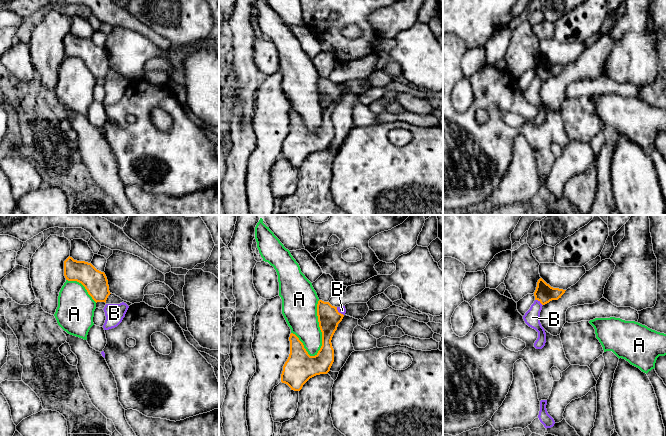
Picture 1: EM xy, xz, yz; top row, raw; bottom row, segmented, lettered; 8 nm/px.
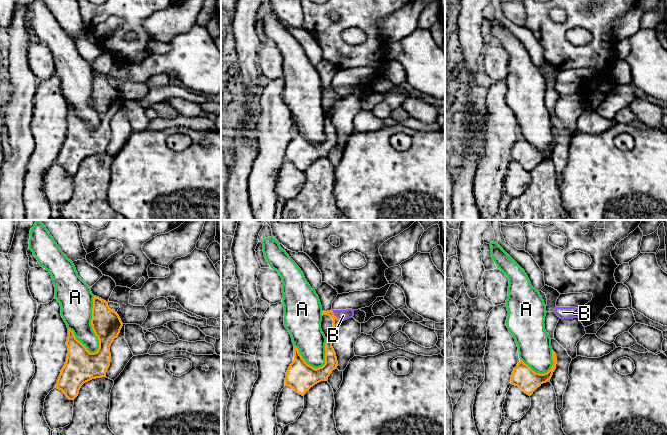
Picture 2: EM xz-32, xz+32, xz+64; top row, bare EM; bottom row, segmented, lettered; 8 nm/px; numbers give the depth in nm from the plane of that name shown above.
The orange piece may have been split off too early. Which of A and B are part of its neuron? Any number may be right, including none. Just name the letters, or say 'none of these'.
none of these

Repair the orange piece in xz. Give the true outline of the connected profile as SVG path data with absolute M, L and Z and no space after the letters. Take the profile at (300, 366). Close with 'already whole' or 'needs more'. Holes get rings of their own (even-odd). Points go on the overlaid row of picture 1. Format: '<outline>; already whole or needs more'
M319 300L317 316L322 332L322 346L315 356L308 354L303 343L295 334L291 333L289 337L290 354L283 366L281 382L287 384L294 391L300 391L310 378L327 374L334 362L331 340L344 315L329 302Z; already whole

